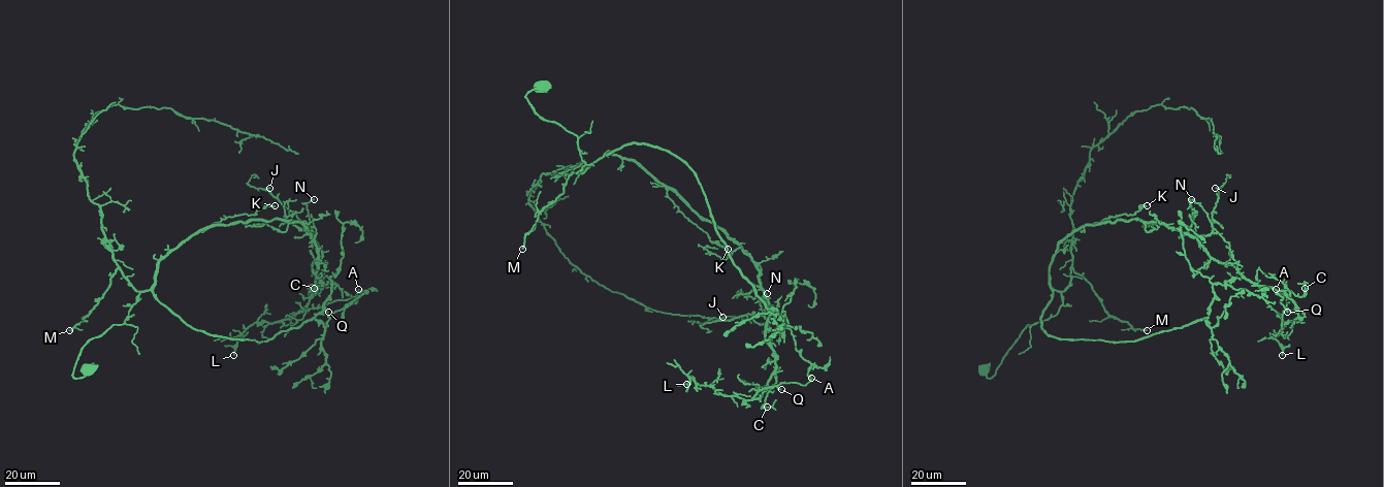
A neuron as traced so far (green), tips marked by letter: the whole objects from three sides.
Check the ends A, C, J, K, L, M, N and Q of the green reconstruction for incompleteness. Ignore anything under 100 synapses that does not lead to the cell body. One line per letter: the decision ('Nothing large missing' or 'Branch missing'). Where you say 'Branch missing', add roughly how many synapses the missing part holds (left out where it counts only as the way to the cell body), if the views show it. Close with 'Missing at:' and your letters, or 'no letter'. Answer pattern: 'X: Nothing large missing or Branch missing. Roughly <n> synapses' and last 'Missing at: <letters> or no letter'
A: Nothing large missing
C: Nothing large missing
J: Nothing large missing
K: Nothing large missing
L: Nothing large missing
M: Branch missing. Roughly 170 synapses
N: Nothing large missing
Q: Nothing large missing
Missing at: M

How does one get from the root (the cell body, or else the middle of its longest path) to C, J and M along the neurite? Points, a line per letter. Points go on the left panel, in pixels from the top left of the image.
C: (88, 369), (72, 376), (81, 349), (123, 324), (156, 264), (200, 229), (299, 222), (318, 254), (314, 288)
J: (88, 369), (72, 376), (81, 349), (123, 324), (156, 264), (200, 229), (284, 219), (313, 236), (269, 188)
M: (88, 369), (72, 376), (81, 349), (123, 324), (139, 292), (120, 267), (98, 302), (69, 330)

